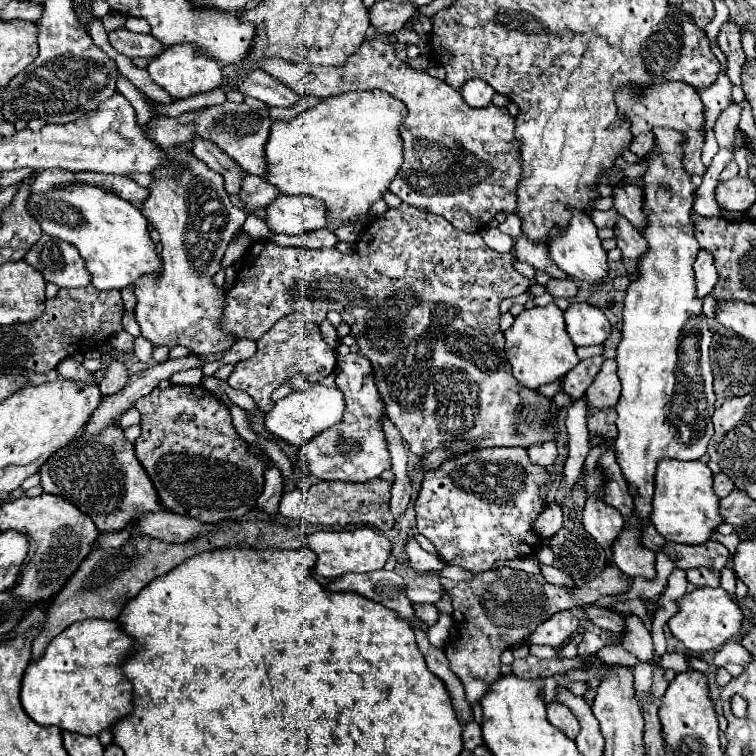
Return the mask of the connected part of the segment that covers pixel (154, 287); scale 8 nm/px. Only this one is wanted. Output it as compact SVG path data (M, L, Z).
M184 147L166 149L170 159L188 165L182 169L182 181L174 181L180 173L158 169L154 183L150 185L150 197L142 205L144 217L158 229L162 243L162 277L142 277L134 285L138 303L134 309L136 321L142 329L142 337L154 347L178 347L184 345L192 353L218 353L228 351L236 343L236 335L222 327L226 295L224 289L214 285L212 277L222 267L222 257L242 227L246 213L234 207L228 199L224 177L202 161L198 161Z

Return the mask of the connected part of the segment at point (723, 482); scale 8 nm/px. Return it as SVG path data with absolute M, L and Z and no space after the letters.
M716 473L714 475L714 493L718 495L718 497L726 497L726 495L730 495L734 491L734 483L726 477L726 473Z

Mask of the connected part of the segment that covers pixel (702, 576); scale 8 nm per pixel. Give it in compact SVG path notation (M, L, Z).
M698 567L698 569L686 571L686 575L694 587L718 587L720 585L720 571L718 569Z

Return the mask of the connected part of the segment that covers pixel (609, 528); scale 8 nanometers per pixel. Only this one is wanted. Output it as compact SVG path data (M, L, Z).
M590 493L584 503L584 511L582 511L582 525L586 533L592 535L600 547L608 549L610 541L618 537L618 533L622 531L624 519L620 511L606 505L598 497L598 493Z

